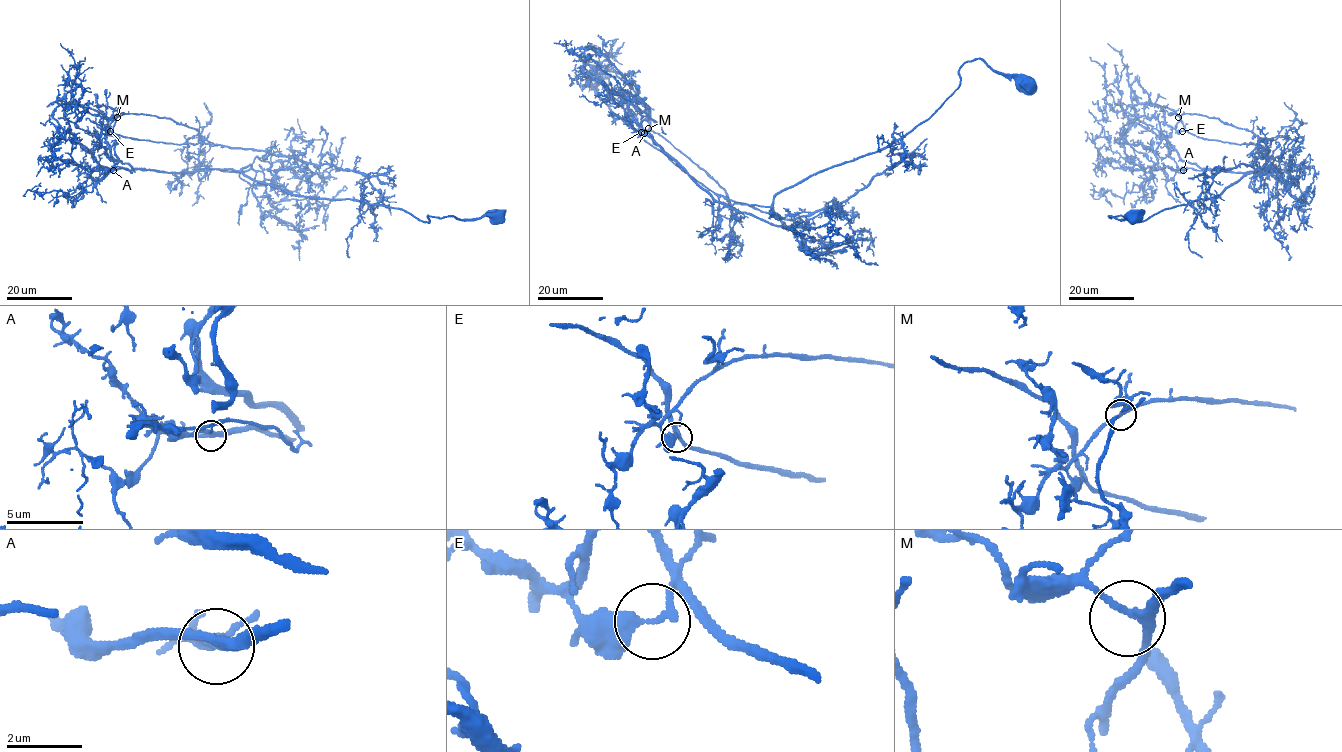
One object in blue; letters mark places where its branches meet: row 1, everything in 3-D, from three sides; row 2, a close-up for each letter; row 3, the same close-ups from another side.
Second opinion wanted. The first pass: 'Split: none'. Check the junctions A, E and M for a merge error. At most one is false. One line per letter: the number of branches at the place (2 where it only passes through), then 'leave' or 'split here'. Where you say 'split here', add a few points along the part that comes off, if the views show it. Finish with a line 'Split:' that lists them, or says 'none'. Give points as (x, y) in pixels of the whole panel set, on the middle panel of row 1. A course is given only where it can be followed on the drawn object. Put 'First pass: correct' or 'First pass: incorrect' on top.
First pass: incorrect
A: 3 | leave
E: 2 | split here | (640, 132), (710, 190), (779, 218), (810, 216), (847, 201), (899, 161), (893, 149), (890, 161), (896, 163)
M: 3 | leave
Split: E

